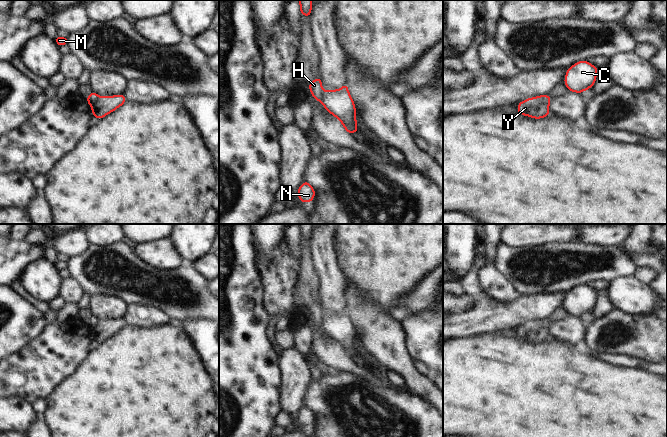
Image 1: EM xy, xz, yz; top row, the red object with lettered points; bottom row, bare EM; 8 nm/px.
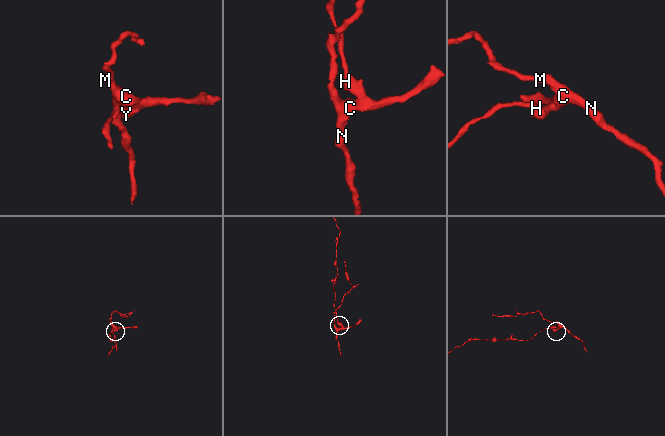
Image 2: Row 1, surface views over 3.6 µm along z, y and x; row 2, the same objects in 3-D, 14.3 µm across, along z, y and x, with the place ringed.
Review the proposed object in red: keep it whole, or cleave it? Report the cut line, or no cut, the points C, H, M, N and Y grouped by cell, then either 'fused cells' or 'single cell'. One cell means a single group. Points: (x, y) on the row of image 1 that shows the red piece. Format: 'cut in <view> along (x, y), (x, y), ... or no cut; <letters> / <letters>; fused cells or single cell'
cut in xy along (99, 96), (98, 102), (92, 107); C M N Y / H; fused cells

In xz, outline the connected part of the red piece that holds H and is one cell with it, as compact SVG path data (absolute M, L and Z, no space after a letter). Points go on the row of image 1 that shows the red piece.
M321 78L314 79L309 85L308 85L310 92L312 96L319 102L322 102L323 98L323 89L322 89L322 80Z

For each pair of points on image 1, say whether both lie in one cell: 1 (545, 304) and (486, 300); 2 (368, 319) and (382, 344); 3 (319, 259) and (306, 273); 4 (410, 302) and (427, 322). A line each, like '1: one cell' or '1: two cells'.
1: one cell
2: one cell
3: two cells
4: two cells

